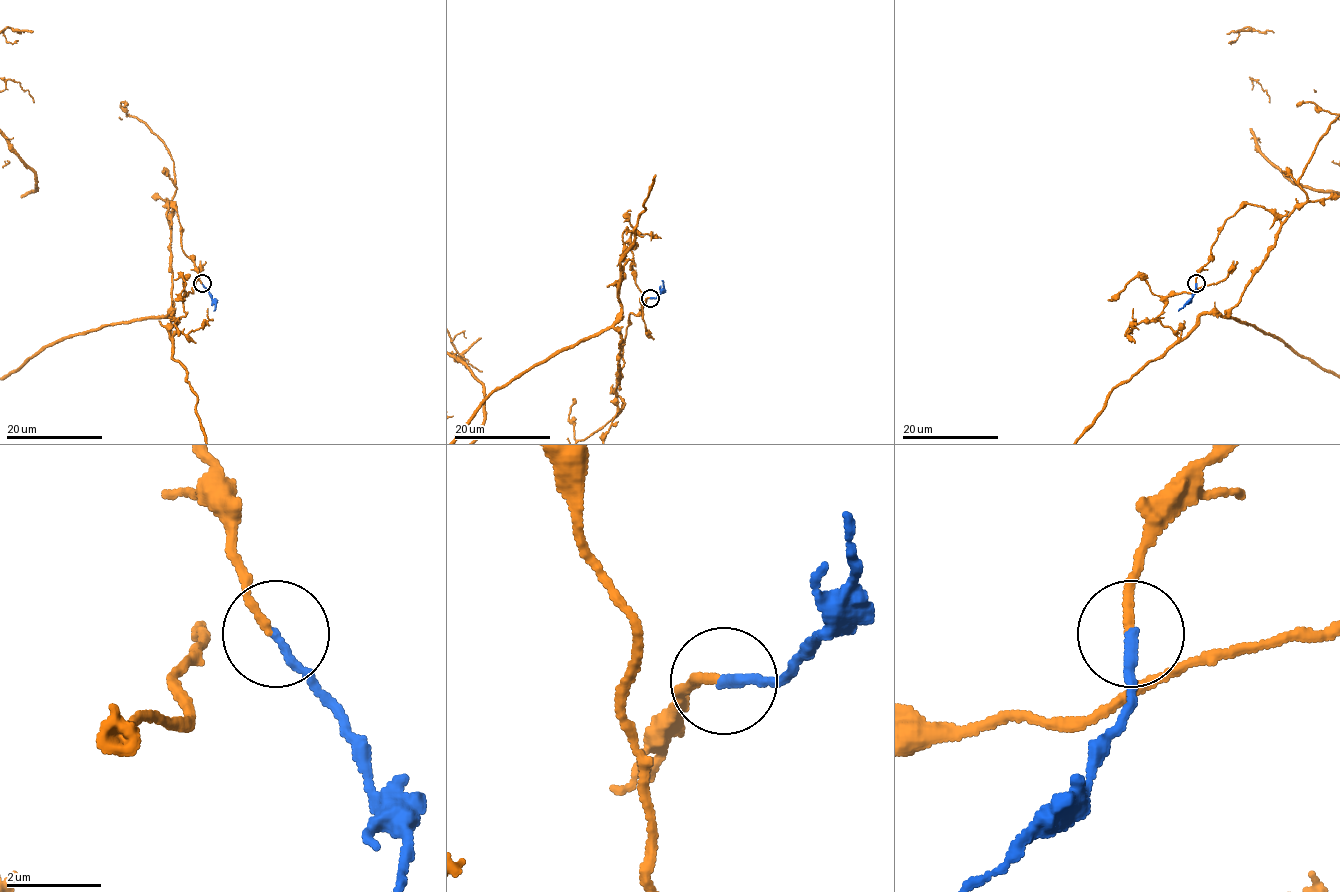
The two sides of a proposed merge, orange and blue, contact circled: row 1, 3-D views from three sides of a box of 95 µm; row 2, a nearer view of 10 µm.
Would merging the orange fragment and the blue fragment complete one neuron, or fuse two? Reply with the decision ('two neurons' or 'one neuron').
one neuron

